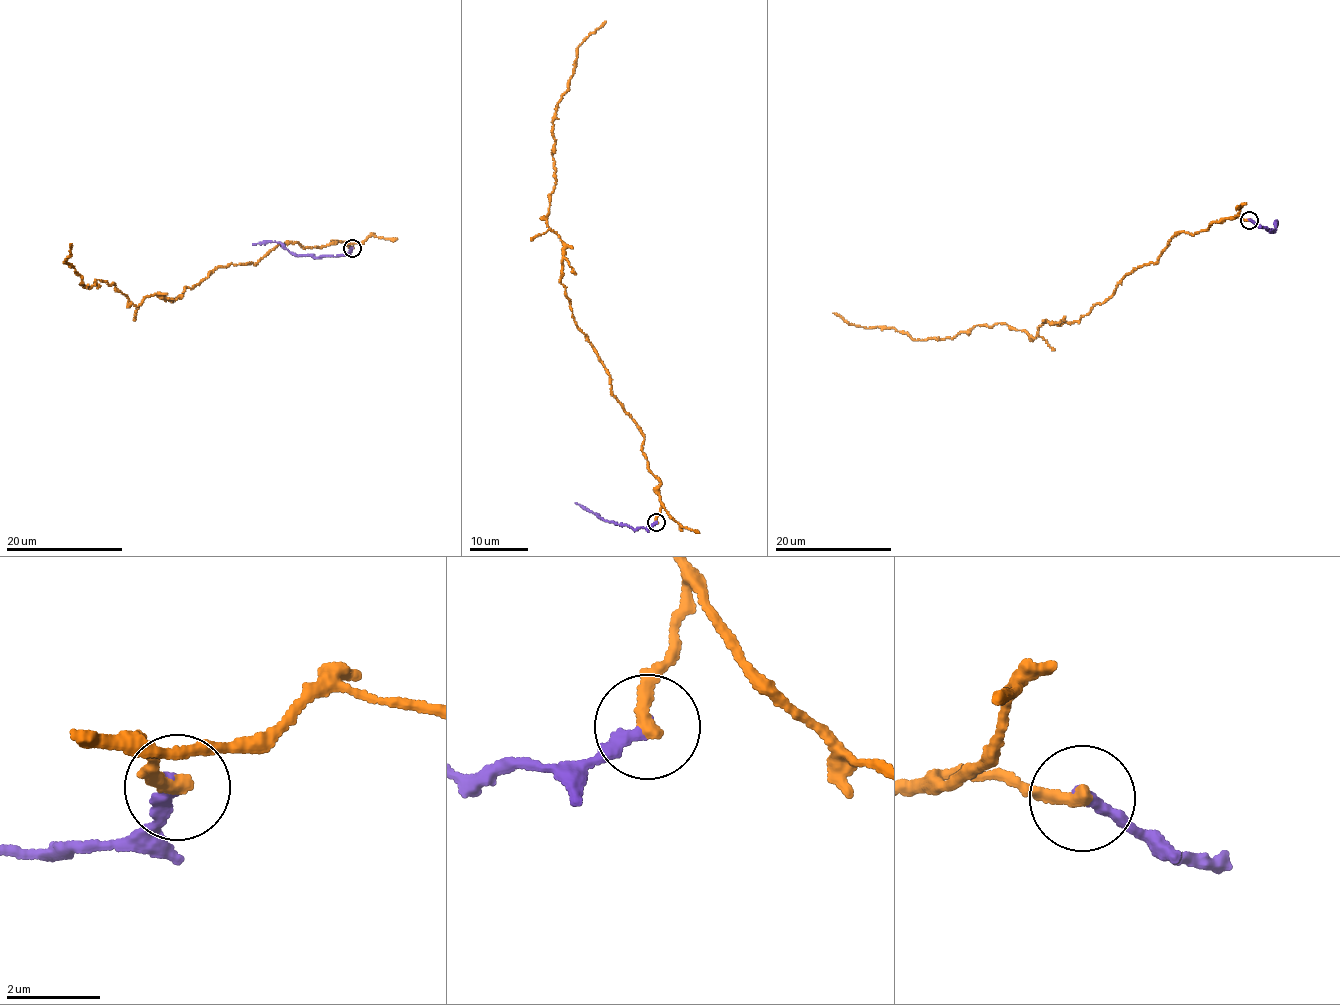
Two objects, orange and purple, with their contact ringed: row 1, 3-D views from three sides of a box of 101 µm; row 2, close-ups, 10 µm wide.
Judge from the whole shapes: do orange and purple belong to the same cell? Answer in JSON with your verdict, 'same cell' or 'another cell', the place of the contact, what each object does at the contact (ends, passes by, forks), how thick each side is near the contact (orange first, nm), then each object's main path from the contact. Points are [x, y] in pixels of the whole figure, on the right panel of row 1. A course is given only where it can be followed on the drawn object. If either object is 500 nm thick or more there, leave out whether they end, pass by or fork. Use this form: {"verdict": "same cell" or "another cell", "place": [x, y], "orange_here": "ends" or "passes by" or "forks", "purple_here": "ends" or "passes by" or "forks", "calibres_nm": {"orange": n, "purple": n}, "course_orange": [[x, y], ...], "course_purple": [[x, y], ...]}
{"verdict": "another cell", "place": [1249, 220], "orange_here": "ends", "purple_here": "ends", "calibres_nm": {"orange": 320, "purple": 260}, "course_orange": [[1249, 220], [1174, 234], [1102, 303], [1043, 323], [1035, 338], [999, 323], [916, 340], [833, 313]], "course_purple": [[1249, 220], [1272, 231], [1276, 230], [1276, 221], [1276, 227]]}

